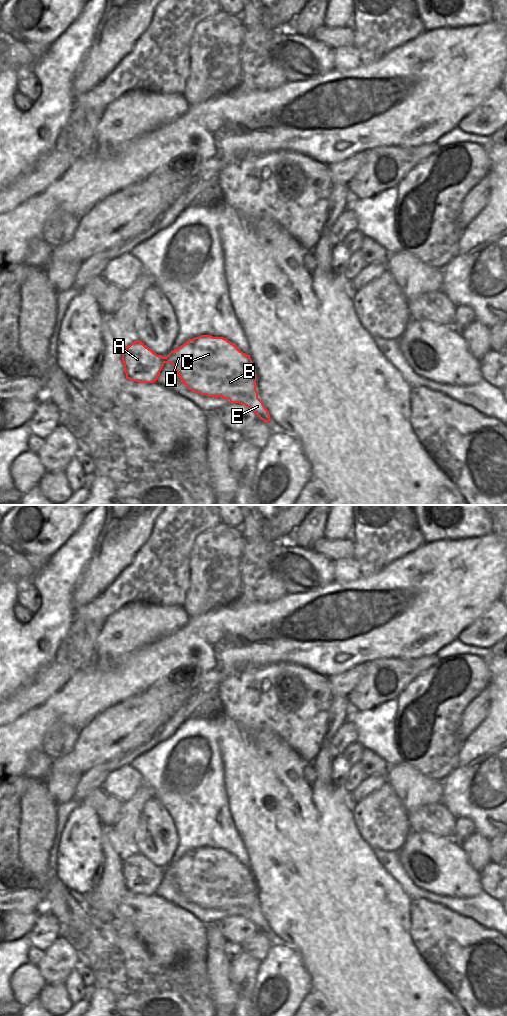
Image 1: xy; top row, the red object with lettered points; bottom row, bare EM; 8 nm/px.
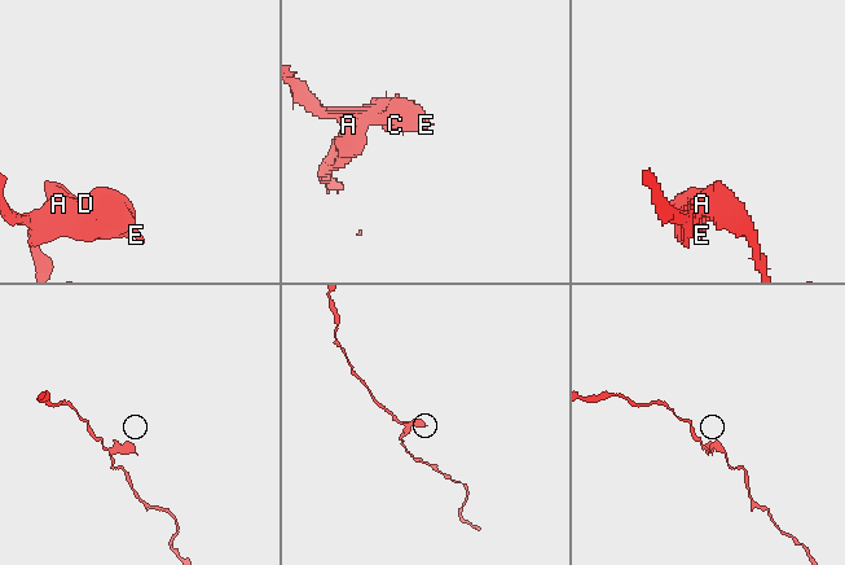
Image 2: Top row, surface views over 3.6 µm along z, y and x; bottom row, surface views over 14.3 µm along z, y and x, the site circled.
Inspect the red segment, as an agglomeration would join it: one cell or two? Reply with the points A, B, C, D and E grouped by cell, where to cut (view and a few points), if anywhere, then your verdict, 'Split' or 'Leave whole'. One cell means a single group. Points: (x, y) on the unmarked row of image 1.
Groups: A / B C D E. Split along xy (160, 882), (156, 879), (151, 879), (126, 887). Split

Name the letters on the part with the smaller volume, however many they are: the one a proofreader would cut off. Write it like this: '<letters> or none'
B, C, D, E

